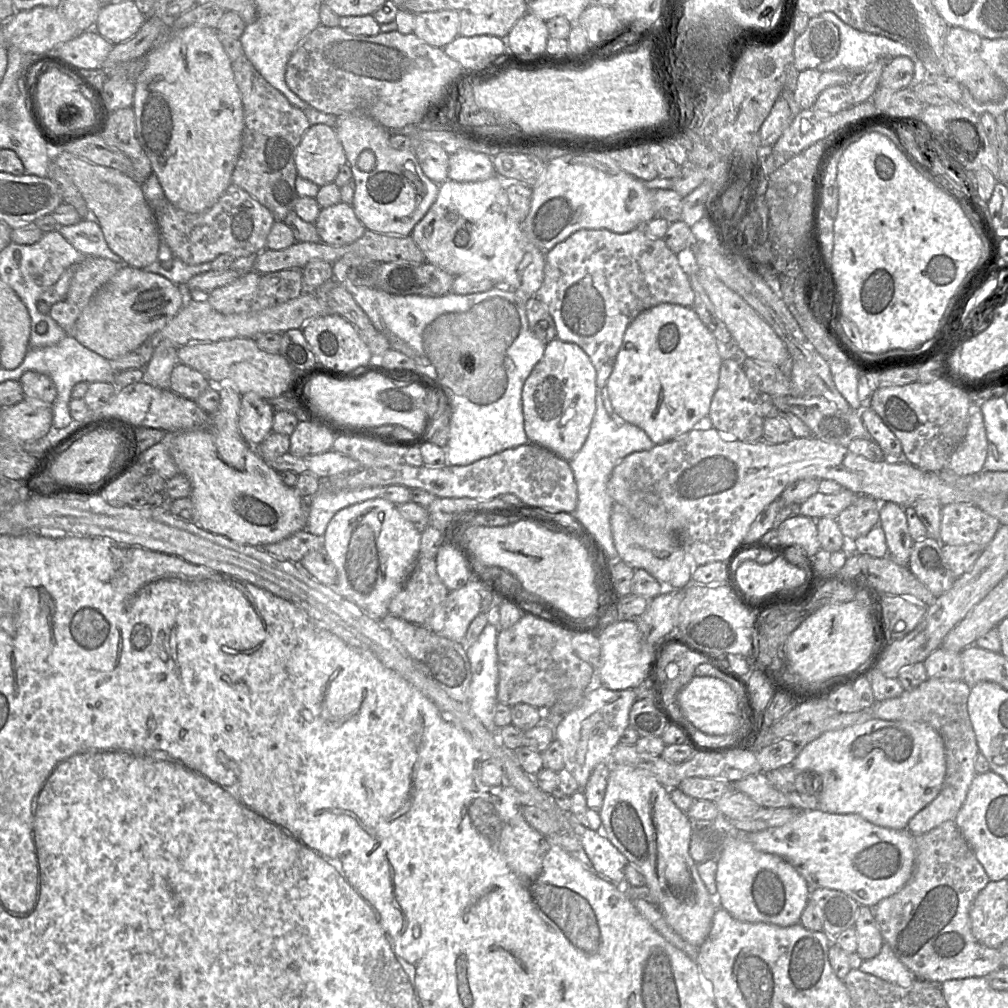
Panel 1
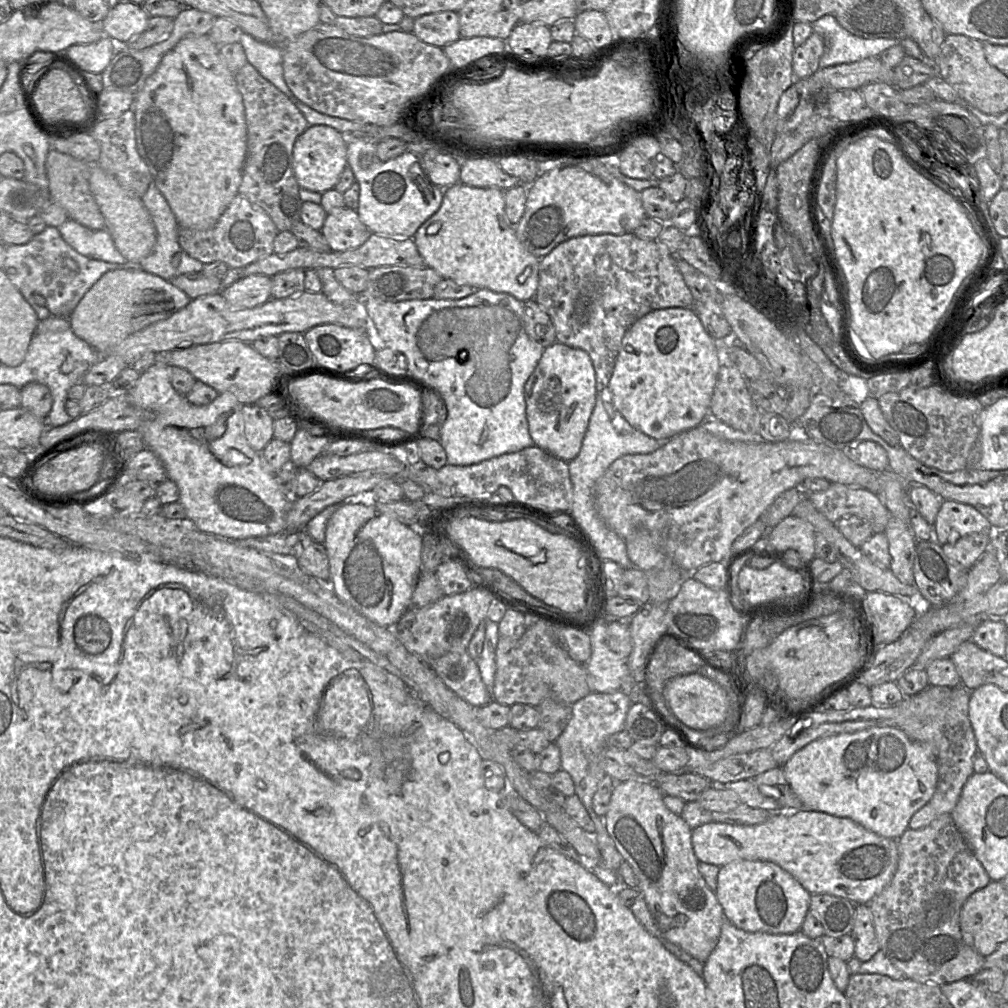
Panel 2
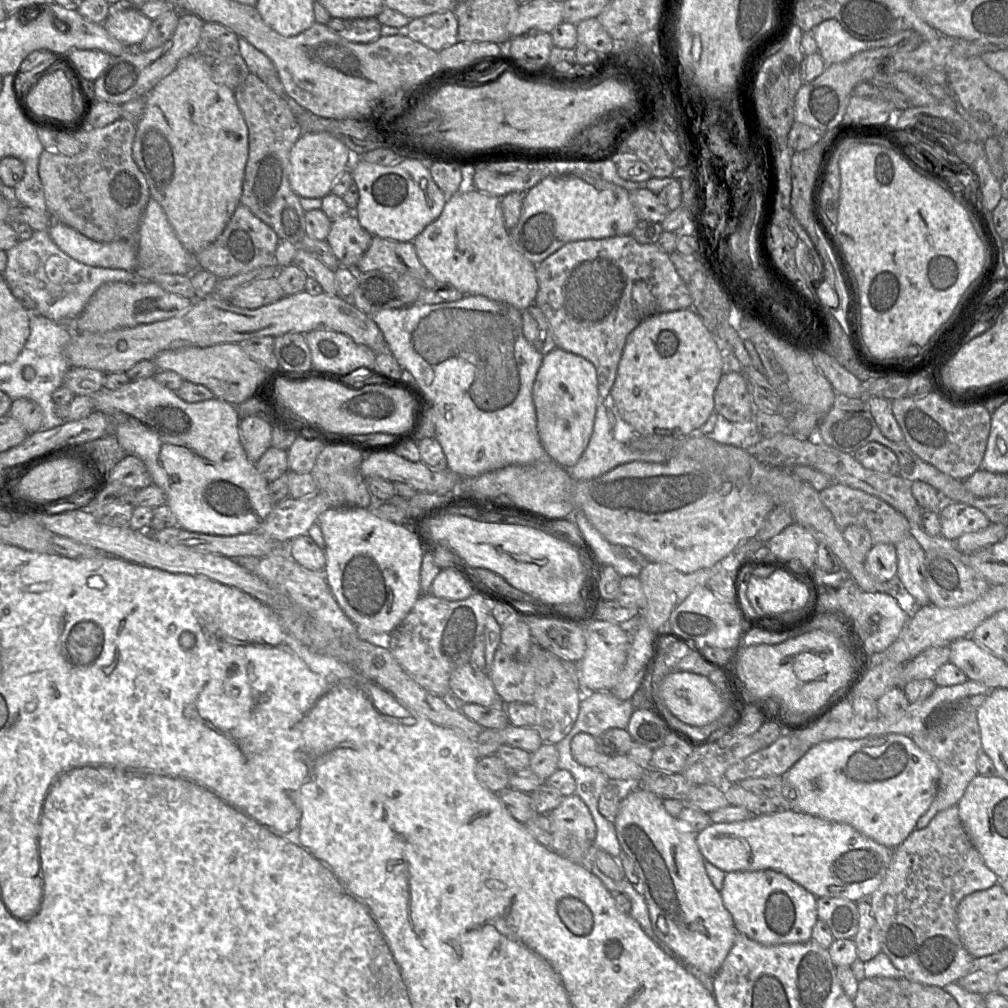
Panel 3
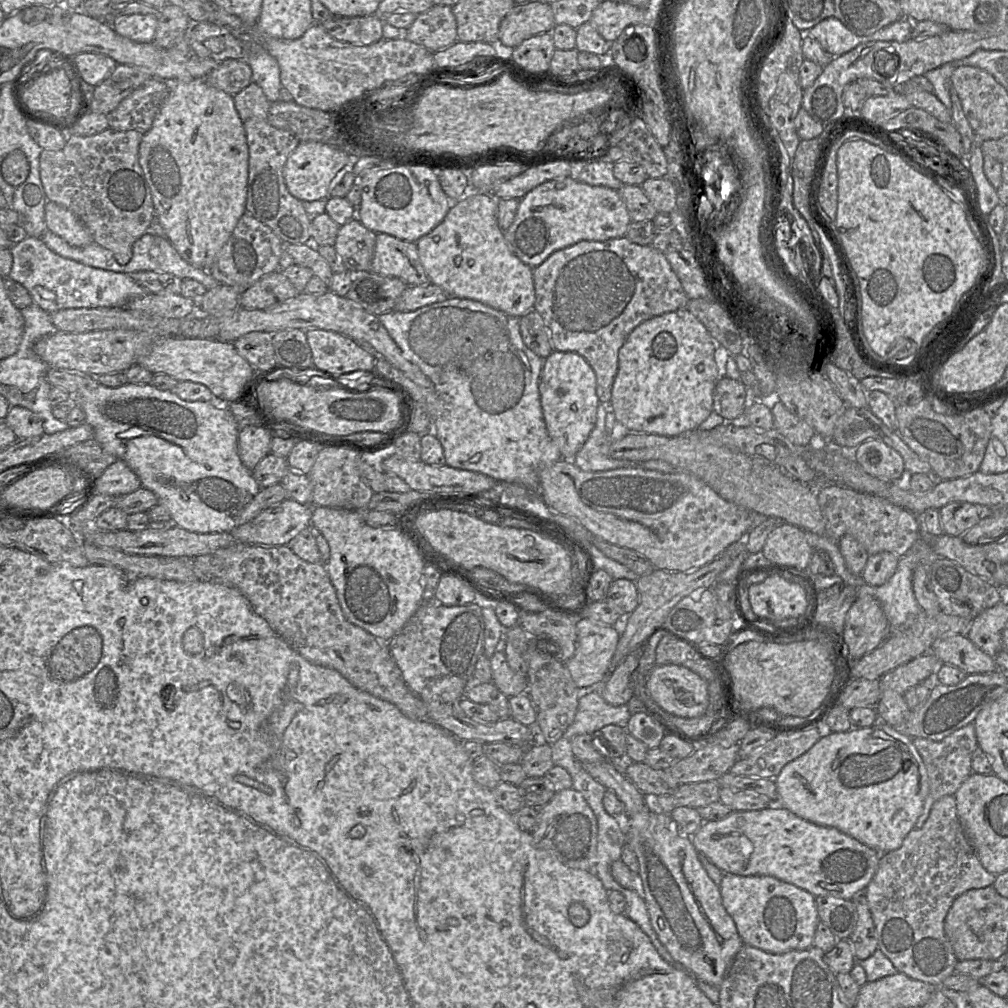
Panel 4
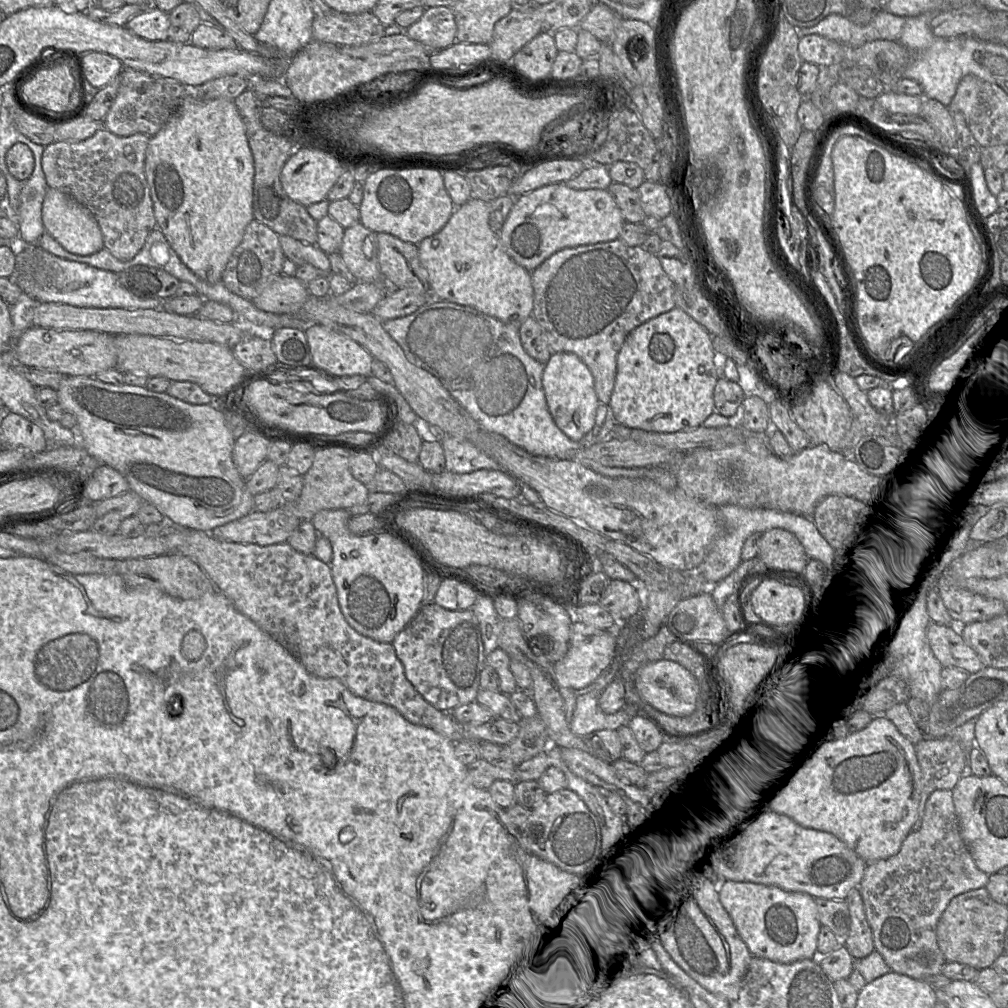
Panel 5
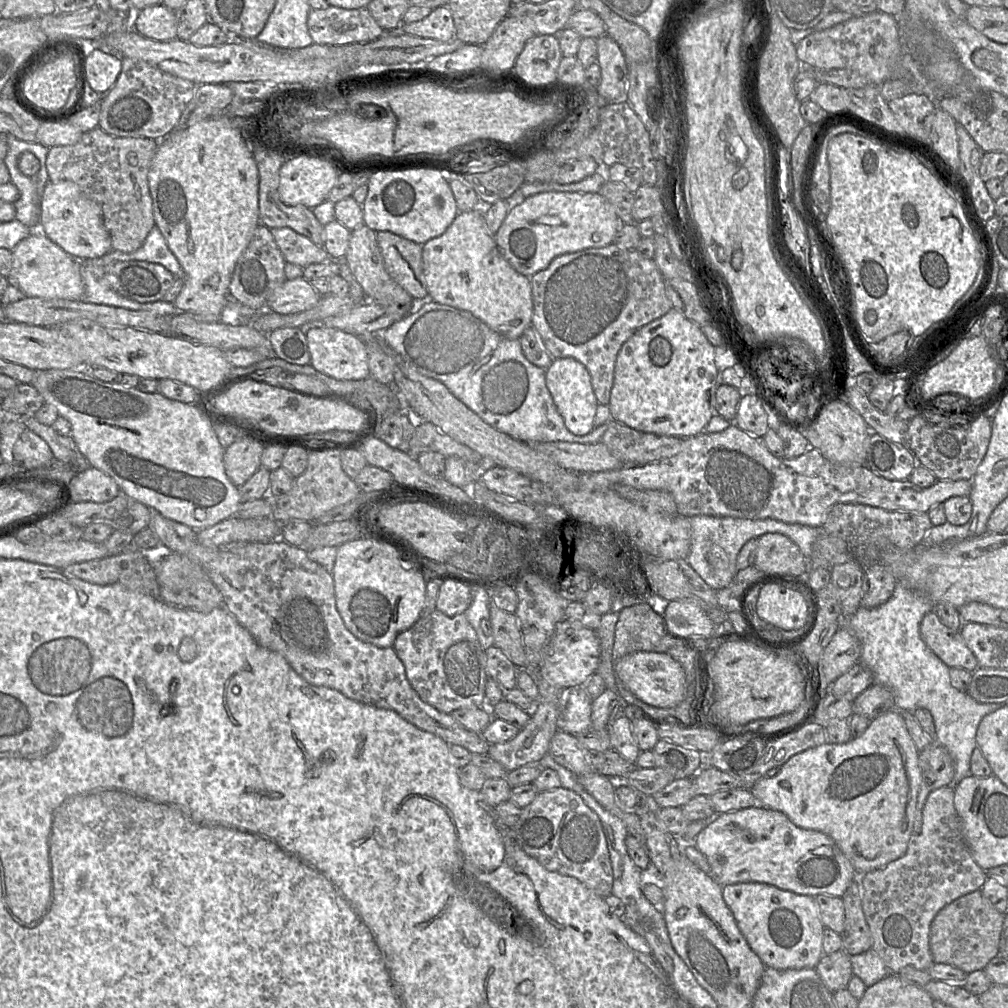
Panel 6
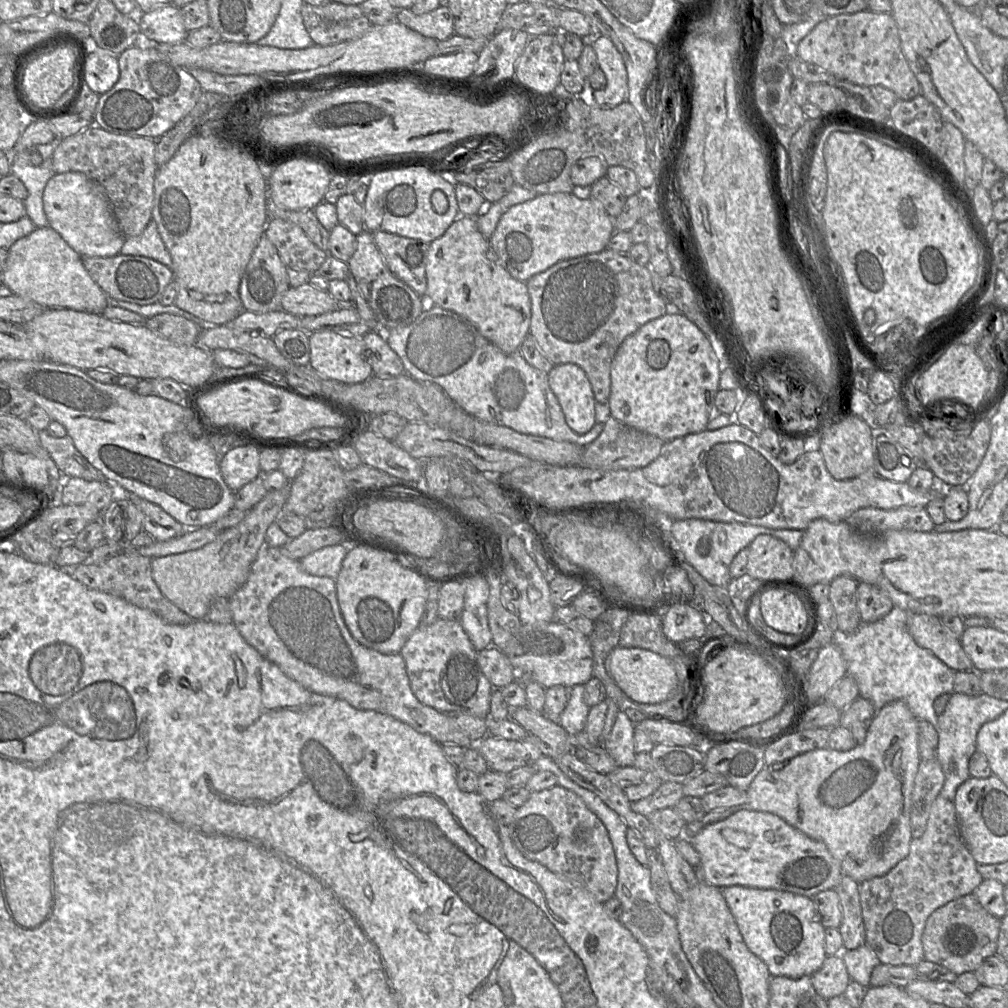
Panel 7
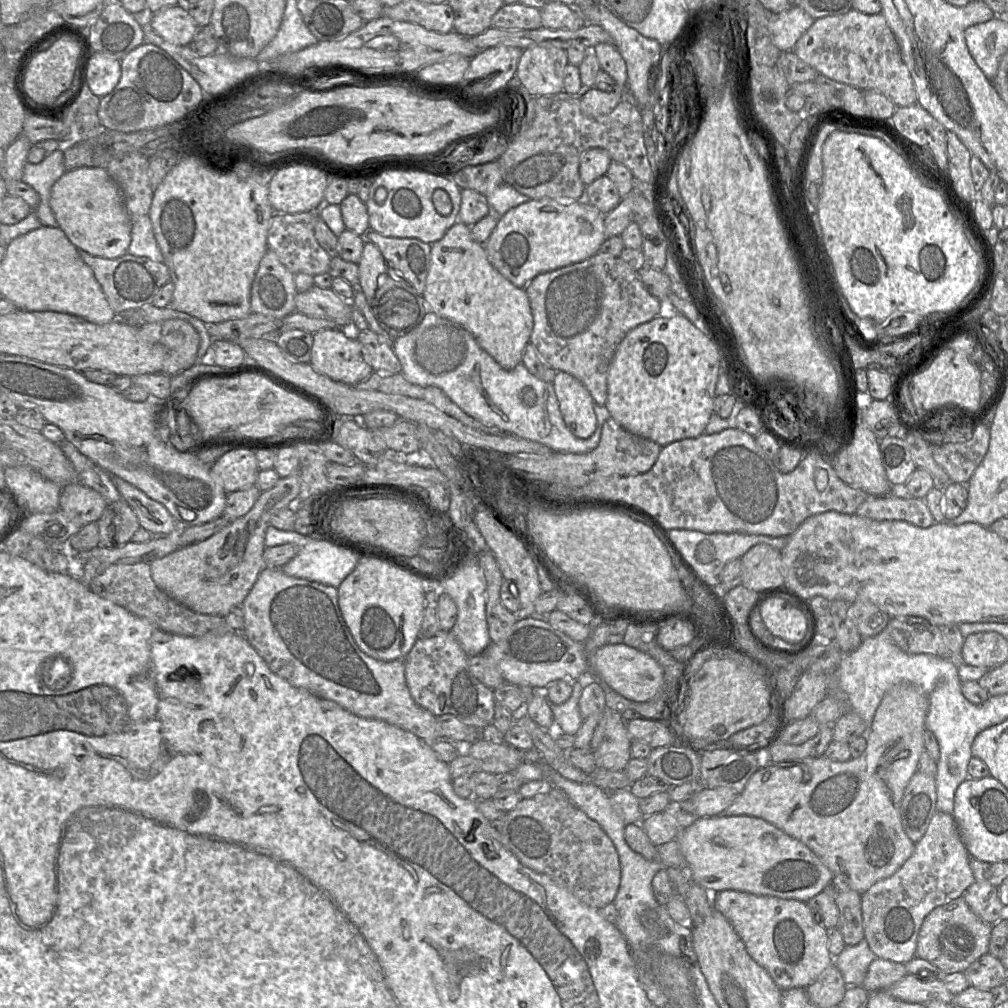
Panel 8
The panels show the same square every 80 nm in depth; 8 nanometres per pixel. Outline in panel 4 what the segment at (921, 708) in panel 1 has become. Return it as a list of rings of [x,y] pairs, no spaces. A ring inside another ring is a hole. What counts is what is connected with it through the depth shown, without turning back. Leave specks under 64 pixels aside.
[[[969,723],[954,731],[941,741],[933,741],[922,737],[912,738],[912,740],[924,762],[929,778],[929,793],[924,802],[923,812],[914,826],[915,829],[920,829],[926,822],[934,802],[946,795],[954,796],[962,783],[973,773],[971,767],[972,755],[978,747],[978,743],[974,723]]]

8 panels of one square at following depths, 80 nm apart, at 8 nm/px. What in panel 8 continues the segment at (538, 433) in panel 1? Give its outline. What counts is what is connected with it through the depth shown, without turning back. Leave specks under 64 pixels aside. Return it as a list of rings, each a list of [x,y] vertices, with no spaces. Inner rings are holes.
[[[559,371],[553,381],[560,412],[569,431],[587,439],[597,428],[594,400],[587,388],[572,375]]]

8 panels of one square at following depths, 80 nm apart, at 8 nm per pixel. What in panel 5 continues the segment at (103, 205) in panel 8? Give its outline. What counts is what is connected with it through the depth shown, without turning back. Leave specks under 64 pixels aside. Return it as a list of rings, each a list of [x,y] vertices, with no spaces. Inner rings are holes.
[[[48,187],[42,203],[42,222],[45,231],[70,253],[86,256],[104,248],[103,234],[93,213],[59,190]]]

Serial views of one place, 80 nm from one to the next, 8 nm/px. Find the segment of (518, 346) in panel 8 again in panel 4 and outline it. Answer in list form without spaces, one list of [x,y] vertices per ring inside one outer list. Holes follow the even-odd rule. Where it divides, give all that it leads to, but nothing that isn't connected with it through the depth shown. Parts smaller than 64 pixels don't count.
[[[470,191],[452,206],[443,221],[416,242],[420,262],[429,281],[441,287],[450,297],[479,301],[515,317],[534,310],[533,268],[511,251],[504,232],[498,225],[498,200],[490,193]]]

